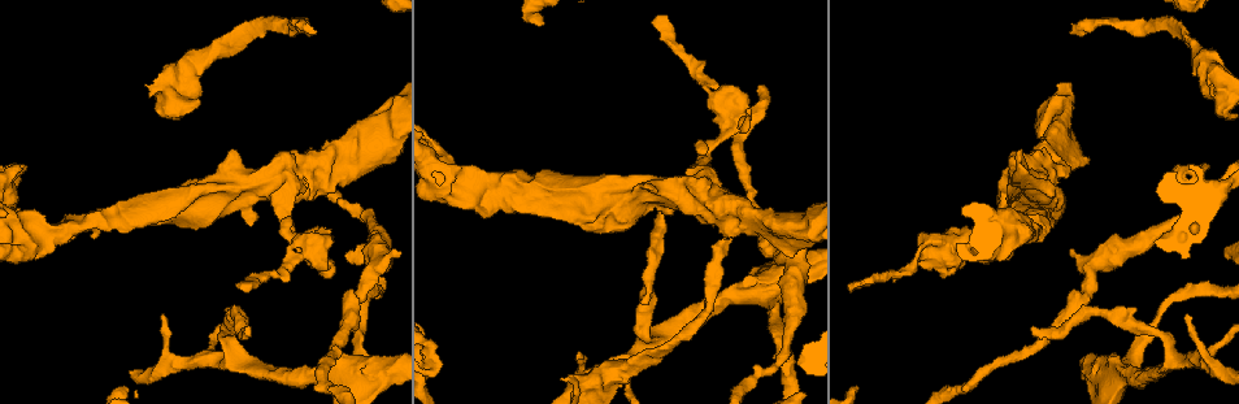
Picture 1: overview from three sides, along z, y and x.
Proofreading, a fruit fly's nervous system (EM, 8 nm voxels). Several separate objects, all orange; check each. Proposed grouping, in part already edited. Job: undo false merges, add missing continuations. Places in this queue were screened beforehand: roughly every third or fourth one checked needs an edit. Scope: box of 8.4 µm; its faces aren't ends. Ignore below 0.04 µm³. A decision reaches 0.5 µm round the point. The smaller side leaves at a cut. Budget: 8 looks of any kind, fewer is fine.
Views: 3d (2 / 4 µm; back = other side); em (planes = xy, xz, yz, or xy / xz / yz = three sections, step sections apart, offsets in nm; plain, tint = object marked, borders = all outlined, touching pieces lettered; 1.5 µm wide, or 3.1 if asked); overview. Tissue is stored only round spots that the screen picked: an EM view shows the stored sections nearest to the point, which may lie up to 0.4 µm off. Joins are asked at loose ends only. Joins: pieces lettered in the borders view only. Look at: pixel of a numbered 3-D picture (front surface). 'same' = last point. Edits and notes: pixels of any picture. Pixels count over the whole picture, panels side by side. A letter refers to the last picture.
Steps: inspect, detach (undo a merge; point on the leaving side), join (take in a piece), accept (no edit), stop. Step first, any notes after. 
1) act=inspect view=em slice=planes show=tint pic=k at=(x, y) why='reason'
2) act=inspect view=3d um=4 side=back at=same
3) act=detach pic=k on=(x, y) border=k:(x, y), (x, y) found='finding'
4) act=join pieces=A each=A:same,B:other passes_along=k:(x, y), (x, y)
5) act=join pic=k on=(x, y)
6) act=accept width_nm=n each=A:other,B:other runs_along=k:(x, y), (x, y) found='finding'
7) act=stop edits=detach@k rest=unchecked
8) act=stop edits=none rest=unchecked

act=inspect view=3d um=4 pic=1 at=(913, 264) why='calibre changes'

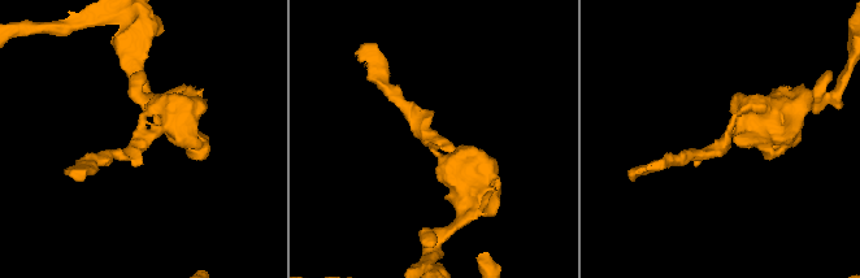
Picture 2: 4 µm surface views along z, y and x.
act=inspect view=em slice=planes show=tint pic=2 at=(430, 142) why='now the EM'

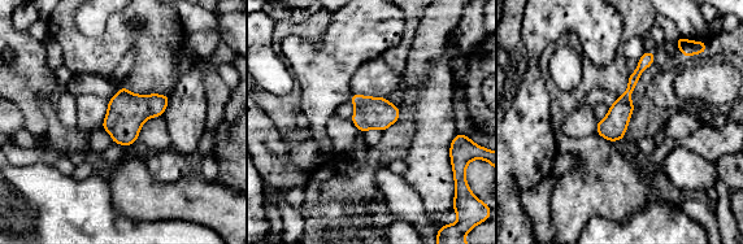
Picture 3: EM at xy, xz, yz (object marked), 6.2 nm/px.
act=inspect view=em slice=planes show=borders at=same why='see the neighbours'

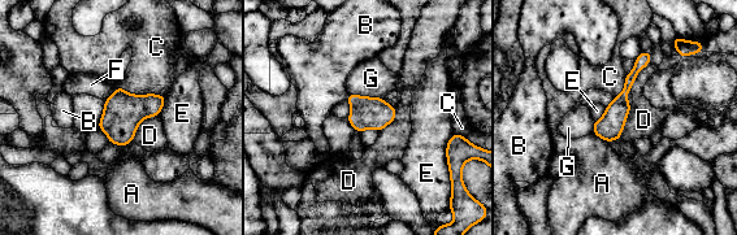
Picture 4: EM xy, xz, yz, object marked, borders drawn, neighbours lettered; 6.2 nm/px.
act=accept each=A:other,B:other,C:other,D:other,E:other,F:other,G:other runs_along=4:(647, 55), (629, 78), (607, 138) found='continuous, no second neuron'

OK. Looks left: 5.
act=inspect view=em slice=planes show=plain pic=1 at=(1032, 328) why='end of a long branch'

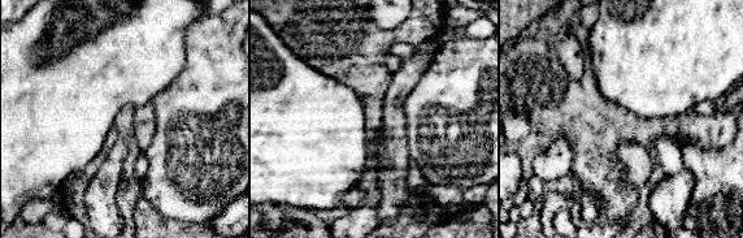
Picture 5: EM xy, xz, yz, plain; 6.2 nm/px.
act=inspect view=em slice=planes show=borders at=same why='what lies round it'

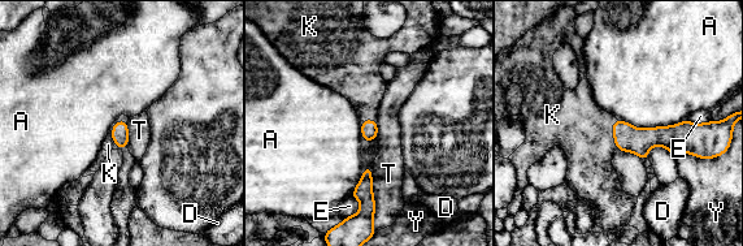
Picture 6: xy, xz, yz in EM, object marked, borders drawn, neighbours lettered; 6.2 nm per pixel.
act=join pieces=K longest_contact=A:440nm each=A:other,D:other,E:other,K:same,T:other,Y:other found='the neuron continues'

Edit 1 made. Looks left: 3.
act=inspect view=overview why='see it whole again'

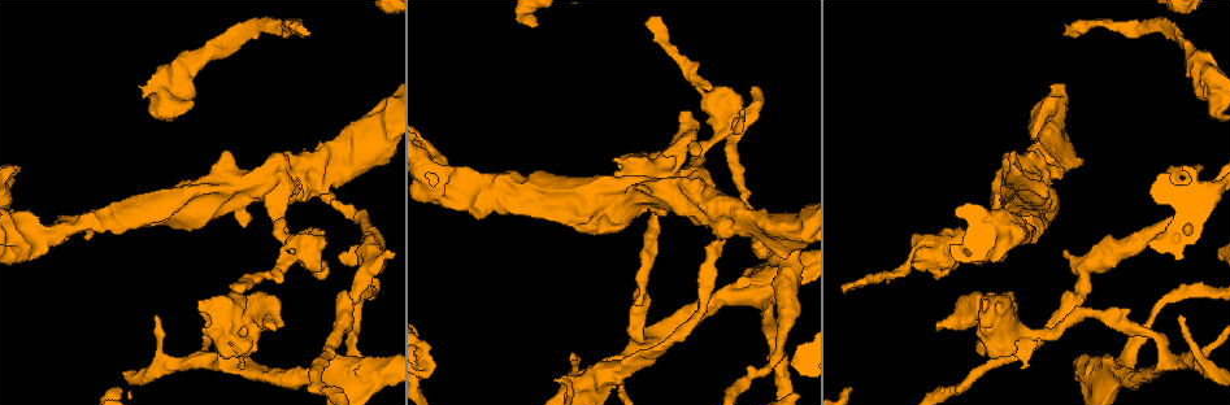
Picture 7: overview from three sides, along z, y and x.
act=inspect view=3d um=4 pic=7 at=(1015, 152) why='free end'

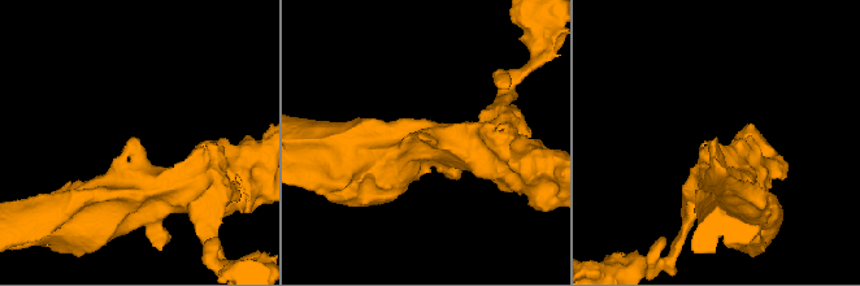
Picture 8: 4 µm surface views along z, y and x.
act=inspect view=em slice=yz step=4 show=borders pic=8 at=(423, 135) why='need the tissue'

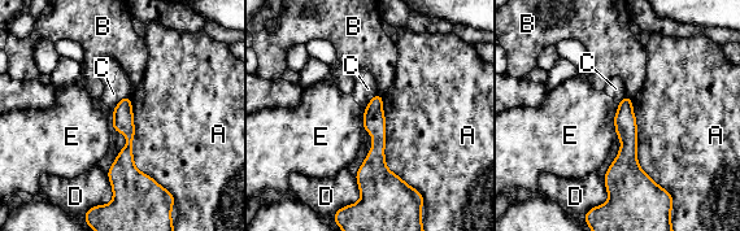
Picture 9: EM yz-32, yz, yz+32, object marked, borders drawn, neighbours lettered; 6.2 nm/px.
act=accept each=A:other,B:other,C:other,D:other,E:other border=9:(619, 104), (614, 117), (616, 135) found='none of them fits'

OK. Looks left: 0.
act=stop edits=join@6 rest=unchecked

